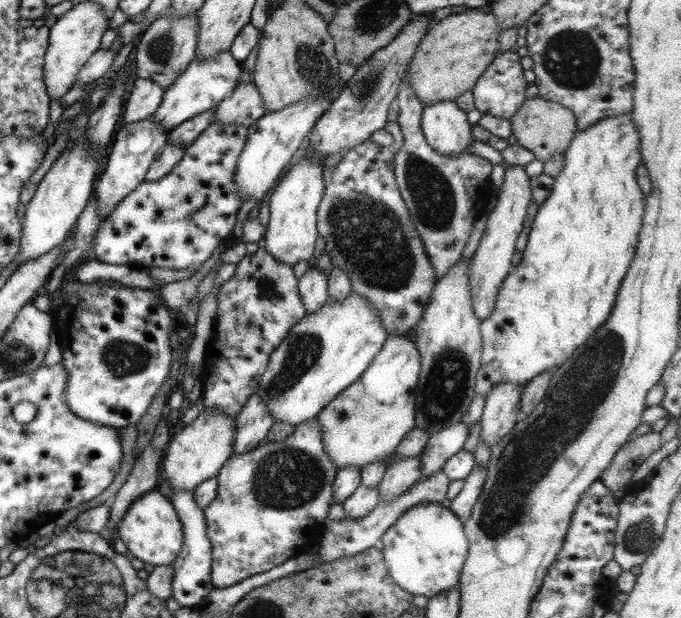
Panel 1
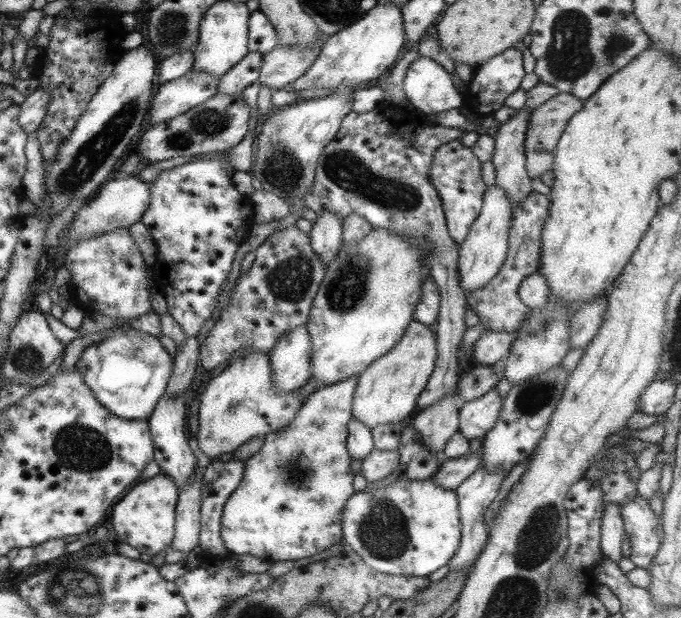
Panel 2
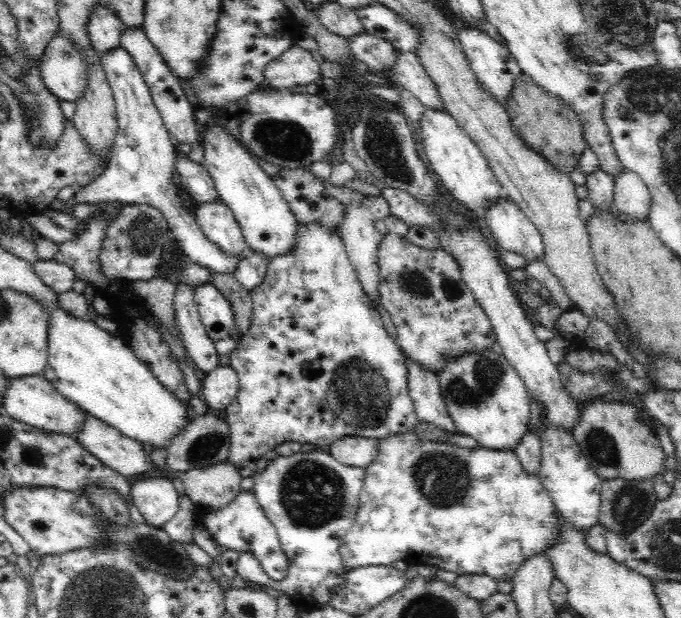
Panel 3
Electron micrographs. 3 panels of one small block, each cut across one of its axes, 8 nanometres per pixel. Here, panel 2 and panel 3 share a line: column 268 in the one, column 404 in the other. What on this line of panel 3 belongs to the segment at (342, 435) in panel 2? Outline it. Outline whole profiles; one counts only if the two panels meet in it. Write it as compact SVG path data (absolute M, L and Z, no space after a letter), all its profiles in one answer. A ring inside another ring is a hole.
M414 432L395 434L383 439L377 439L377 453L374 460L364 469L364 472L363 487L360 489L356 518L348 532L342 537L339 547L342 564L347 570L386 566L396 562L396 560L404 560L408 565L425 564L440 570L450 570L450 572L456 573L457 576L479 574L491 576L498 583L511 582L524 560L527 560L530 556L545 553L546 550L552 548L560 540L558 512L553 505L551 496L537 474L524 471L515 451L501 451L480 446L469 449L447 442L424 441L418 439Z

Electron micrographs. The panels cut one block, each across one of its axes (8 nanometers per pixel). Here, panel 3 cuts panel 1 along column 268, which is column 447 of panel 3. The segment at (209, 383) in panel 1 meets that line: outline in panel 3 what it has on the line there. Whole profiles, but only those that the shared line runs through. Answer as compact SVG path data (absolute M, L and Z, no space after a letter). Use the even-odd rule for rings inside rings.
M388 231L379 242L377 264L380 270L380 286L378 286L380 302L396 327L398 333L396 341L401 351L414 363L437 376L450 359L478 351L492 351L496 334L478 300L462 281L460 265L456 263L454 256L440 247L435 250L424 249L408 241L406 236L400 237Z

